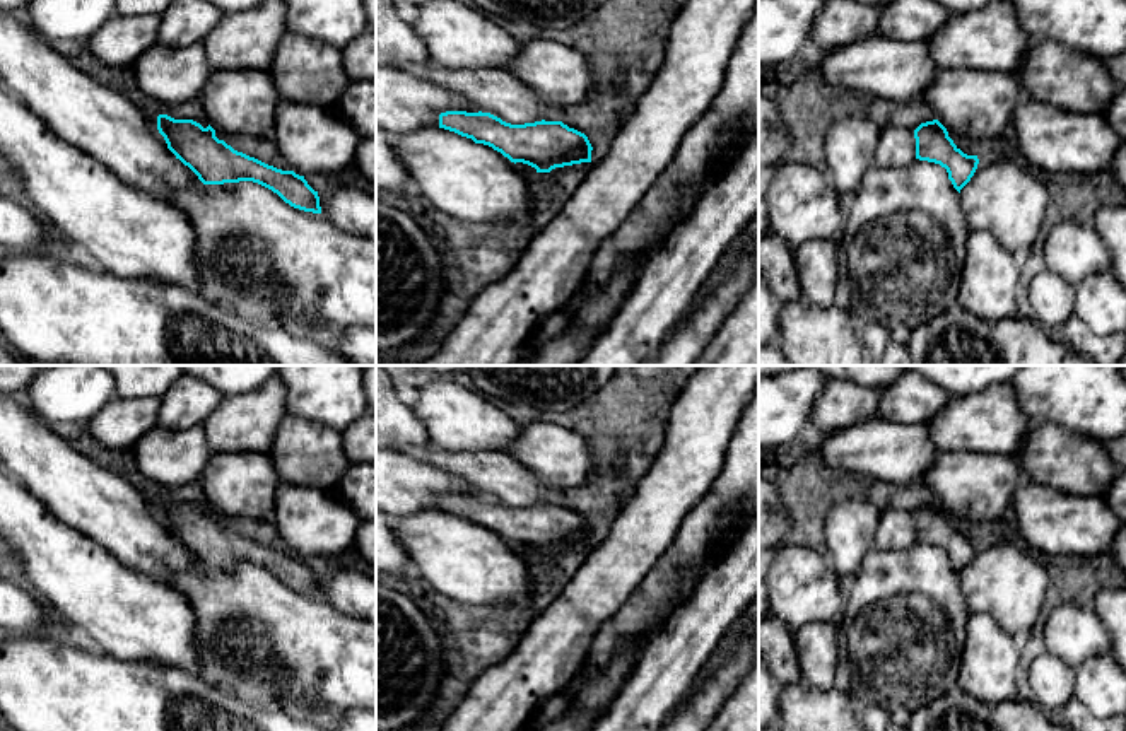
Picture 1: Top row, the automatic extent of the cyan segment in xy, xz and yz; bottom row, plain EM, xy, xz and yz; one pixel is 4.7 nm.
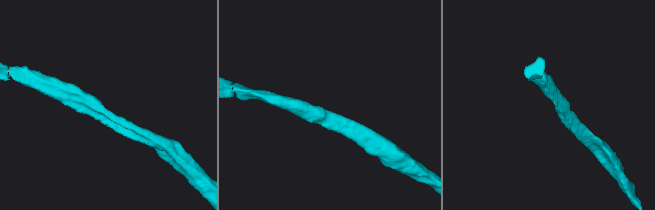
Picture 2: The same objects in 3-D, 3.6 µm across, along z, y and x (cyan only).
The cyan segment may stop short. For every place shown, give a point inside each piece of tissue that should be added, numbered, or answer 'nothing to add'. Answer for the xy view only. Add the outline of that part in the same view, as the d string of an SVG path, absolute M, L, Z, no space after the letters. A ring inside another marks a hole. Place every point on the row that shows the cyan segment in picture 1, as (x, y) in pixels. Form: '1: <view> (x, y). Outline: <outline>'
nothing to add

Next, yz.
nothing to add

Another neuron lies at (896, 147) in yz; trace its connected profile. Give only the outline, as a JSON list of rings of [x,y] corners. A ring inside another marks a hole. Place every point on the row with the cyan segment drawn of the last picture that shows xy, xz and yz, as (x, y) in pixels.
[[[887,126],[880,132],[875,164],[880,167],[906,167],[916,161],[914,132],[906,126]]]

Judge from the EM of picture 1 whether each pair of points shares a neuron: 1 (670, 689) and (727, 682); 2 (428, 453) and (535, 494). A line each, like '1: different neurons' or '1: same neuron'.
1: different neurons
2: same neuron

